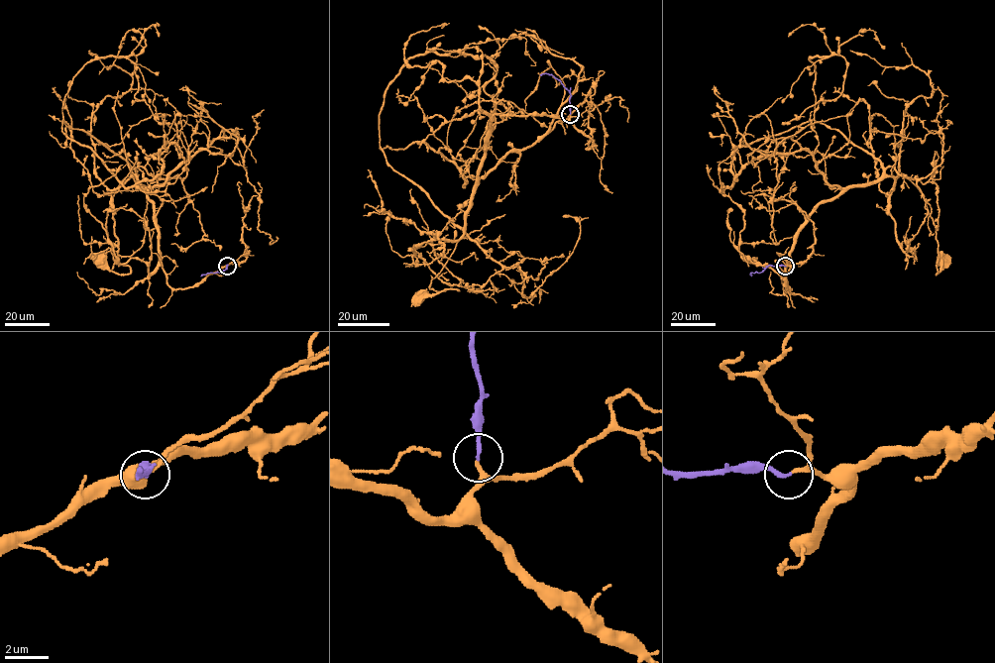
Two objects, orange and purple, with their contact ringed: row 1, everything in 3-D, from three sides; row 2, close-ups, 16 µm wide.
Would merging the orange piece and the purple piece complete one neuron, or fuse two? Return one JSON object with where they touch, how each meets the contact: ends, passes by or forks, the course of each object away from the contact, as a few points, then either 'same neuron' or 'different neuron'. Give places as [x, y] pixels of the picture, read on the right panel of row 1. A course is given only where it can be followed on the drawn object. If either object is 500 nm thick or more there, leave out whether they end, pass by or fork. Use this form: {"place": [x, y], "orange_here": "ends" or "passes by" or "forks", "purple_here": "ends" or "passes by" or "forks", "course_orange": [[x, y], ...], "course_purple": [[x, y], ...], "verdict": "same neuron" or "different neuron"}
{"place": [785, 266], "orange_here": "passes by", "purple_here": "ends", "course_orange": [[785, 266], [786, 289], [810, 213], [882, 165], [810, 120], [739, 145], [731, 187], [776, 146], [748, 115]], "course_purple": [[785, 266], [768, 265], [760, 273], [751, 273], [751, 276]], "verdict": "same neuron"}

